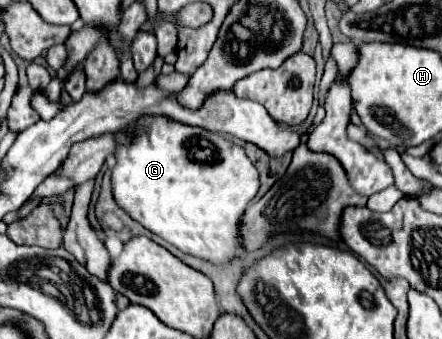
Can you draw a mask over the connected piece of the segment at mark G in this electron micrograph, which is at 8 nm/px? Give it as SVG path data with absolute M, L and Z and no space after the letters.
M148 116L138 120L132 130L134 128L140 132L136 132L130 144L116 148L118 162L112 170L112 192L116 204L140 226L154 232L184 254L212 262L214 266L234 260L240 248L240 224L244 210L260 186L258 170L248 160L244 150L220 134L204 128L192 128L164 116Z

